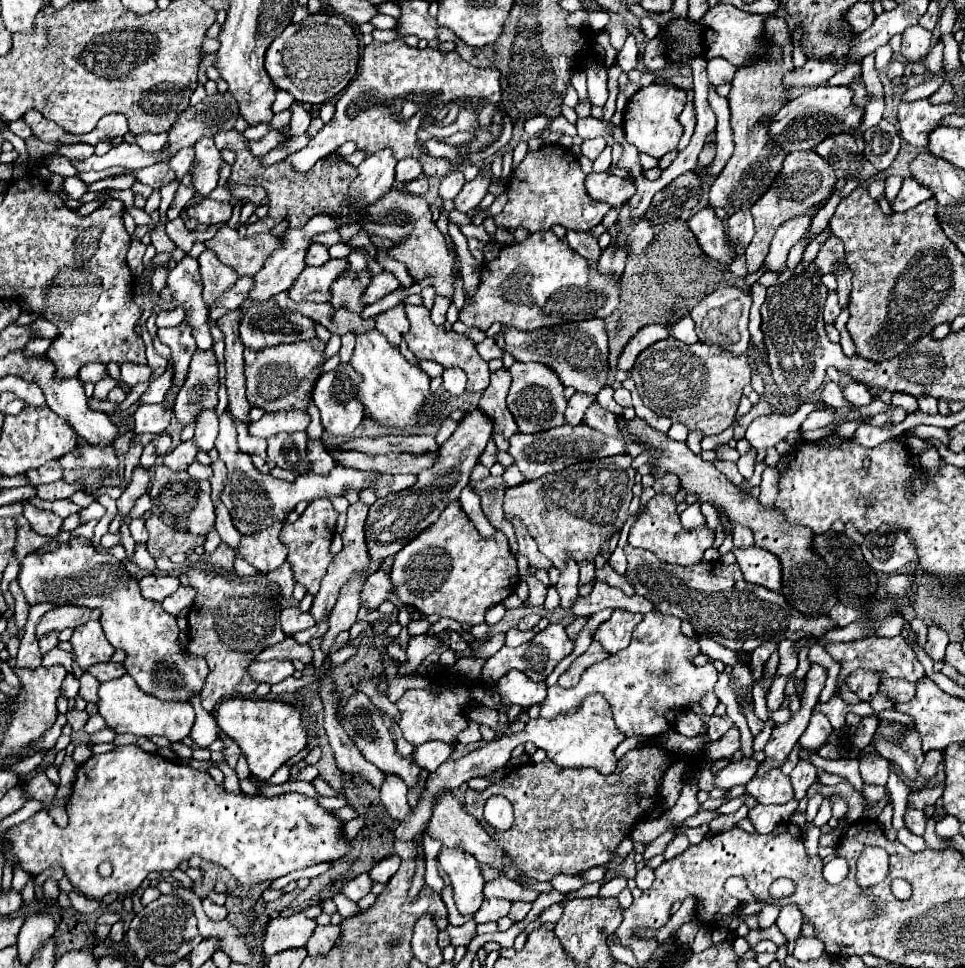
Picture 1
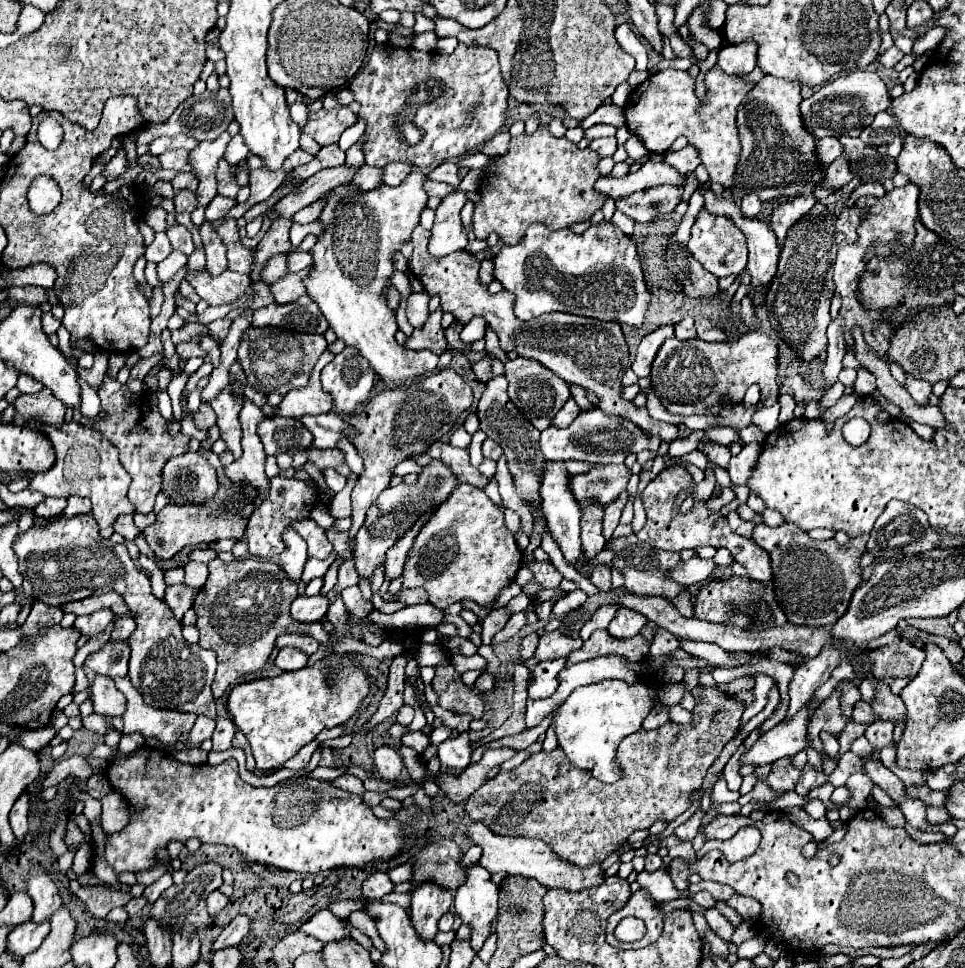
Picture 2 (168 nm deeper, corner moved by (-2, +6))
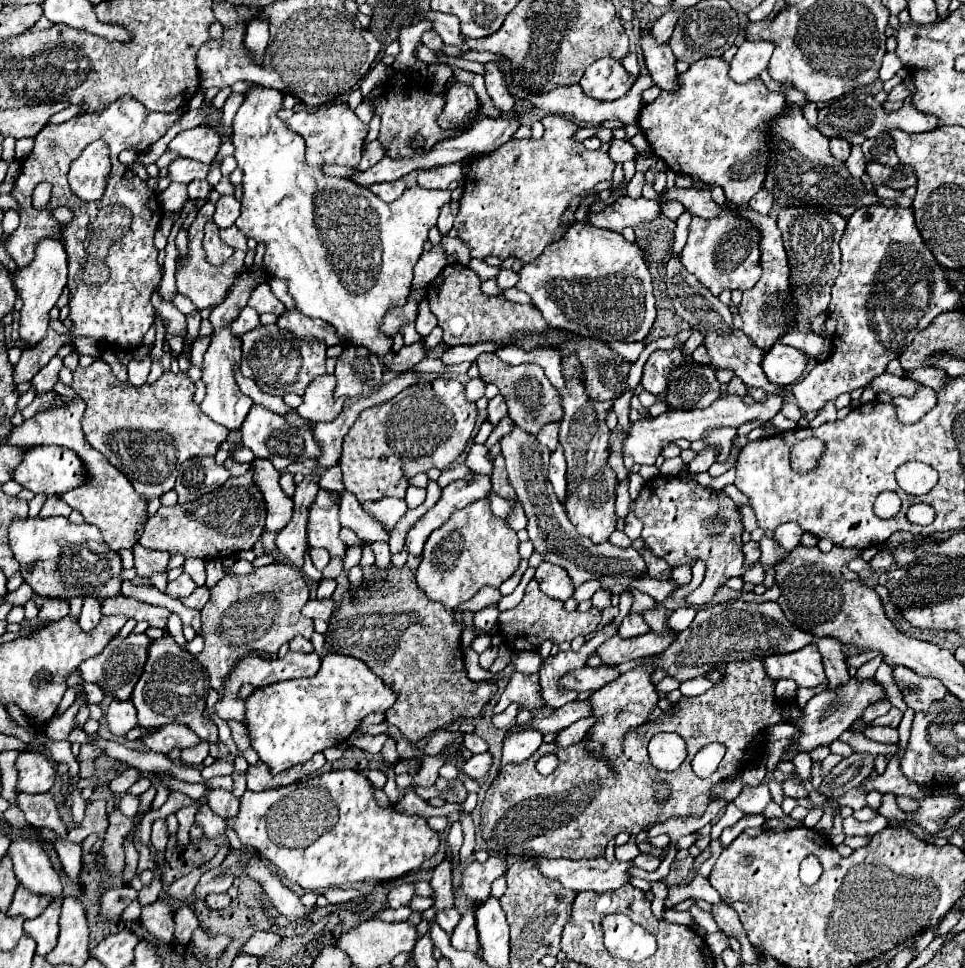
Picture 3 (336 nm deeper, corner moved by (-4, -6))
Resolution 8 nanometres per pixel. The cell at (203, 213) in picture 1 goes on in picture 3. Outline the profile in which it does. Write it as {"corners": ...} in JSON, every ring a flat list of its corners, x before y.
{"corners":[[222,196,216,202,214,222,218,228,230,228,238,216,240,216,240,202,234,196]]}

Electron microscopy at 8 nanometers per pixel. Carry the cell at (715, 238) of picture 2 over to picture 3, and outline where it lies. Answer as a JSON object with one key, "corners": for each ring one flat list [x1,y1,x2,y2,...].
{"corners":[[722,214,714,220,702,220,694,216,688,230,688,242,682,250,682,264,714,296,718,296,722,290,736,288,744,292,752,288,762,274,758,242,760,242,758,232,746,220,734,214]]}

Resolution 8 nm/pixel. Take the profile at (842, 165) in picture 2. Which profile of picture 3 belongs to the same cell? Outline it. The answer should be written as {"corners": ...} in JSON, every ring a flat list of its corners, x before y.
{"corners":[[852,146,852,152,850,152,848,160,846,160,846,168,848,168,848,172,850,172,850,174,854,174,856,178,860,178,860,176,864,174,866,158,864,158,864,154,862,154,860,146]]}

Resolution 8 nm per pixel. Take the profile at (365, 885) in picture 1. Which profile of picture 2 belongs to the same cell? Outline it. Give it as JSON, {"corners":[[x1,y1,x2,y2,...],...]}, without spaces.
{"corners":[[374,872,362,886,362,894,366,900,380,900,384,894,394,892,394,882,386,872]]}

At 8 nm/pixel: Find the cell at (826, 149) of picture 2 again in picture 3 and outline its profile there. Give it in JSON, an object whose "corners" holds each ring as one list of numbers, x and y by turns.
{"corners":[[832,138,830,140,830,152,832,152,834,158,844,162,848,158,848,154,850,154,850,144,846,140,842,140,842,138]]}

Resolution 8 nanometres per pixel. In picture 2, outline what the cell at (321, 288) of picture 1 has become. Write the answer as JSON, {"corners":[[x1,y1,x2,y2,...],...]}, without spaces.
{"corners":[[304,268,304,270,298,272,298,274,288,272,286,276,282,276,280,280,276,280,274,284,270,284,268,288,270,288,274,300,276,300,278,304,288,304,288,302,292,302,292,300,298,300,302,294,306,294,306,292,304,292,304,284,302,284,302,278,304,278,306,274,308,274,308,268]]}

